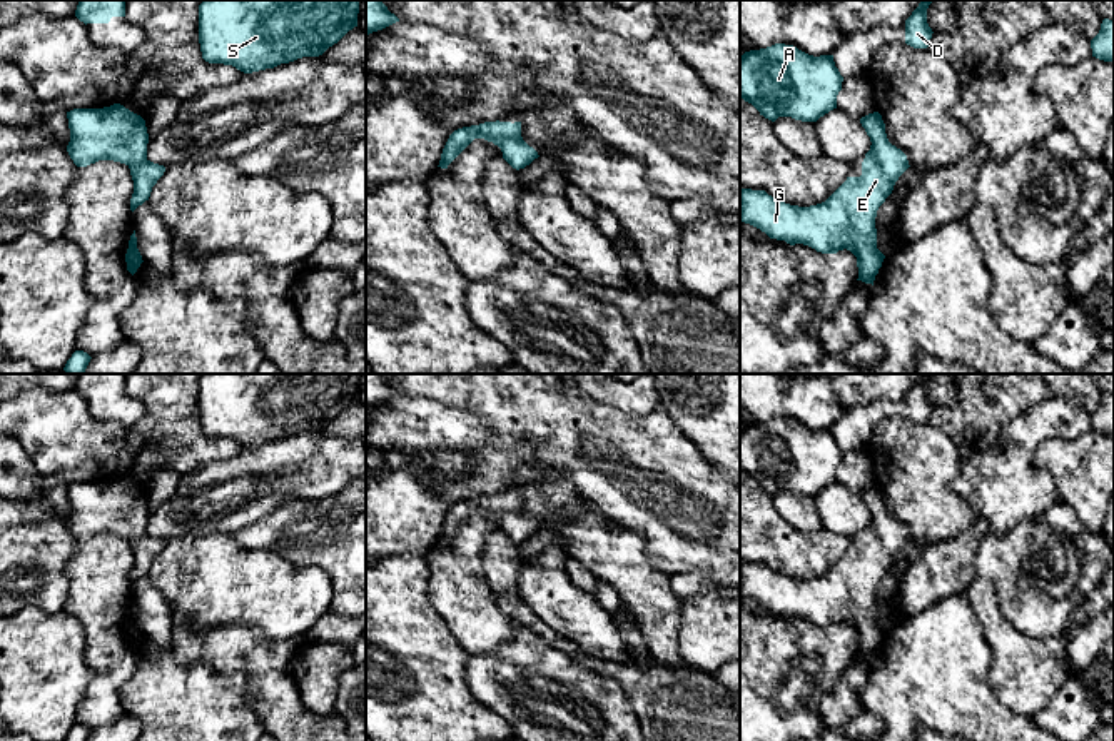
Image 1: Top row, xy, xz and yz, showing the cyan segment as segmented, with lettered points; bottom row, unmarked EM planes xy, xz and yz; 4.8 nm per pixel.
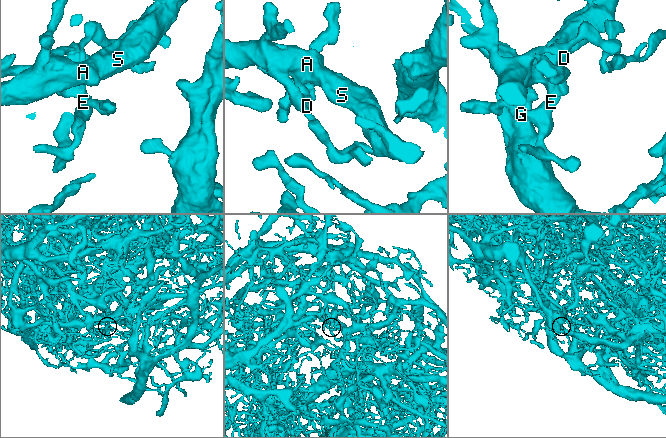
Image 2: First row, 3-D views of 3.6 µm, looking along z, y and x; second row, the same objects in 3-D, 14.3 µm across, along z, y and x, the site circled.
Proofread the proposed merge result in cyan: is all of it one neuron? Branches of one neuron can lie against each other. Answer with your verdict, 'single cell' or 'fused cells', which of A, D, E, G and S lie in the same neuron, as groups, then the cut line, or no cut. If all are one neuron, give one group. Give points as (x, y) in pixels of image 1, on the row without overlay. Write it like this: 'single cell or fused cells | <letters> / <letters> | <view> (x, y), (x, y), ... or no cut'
single cell | A D E G S | no cut

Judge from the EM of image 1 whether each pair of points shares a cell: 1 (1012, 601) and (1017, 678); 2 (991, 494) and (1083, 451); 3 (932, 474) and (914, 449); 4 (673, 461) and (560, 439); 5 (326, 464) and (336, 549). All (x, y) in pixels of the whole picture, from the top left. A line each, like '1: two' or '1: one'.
1: two
2: two
3: one
4: one
5: two

